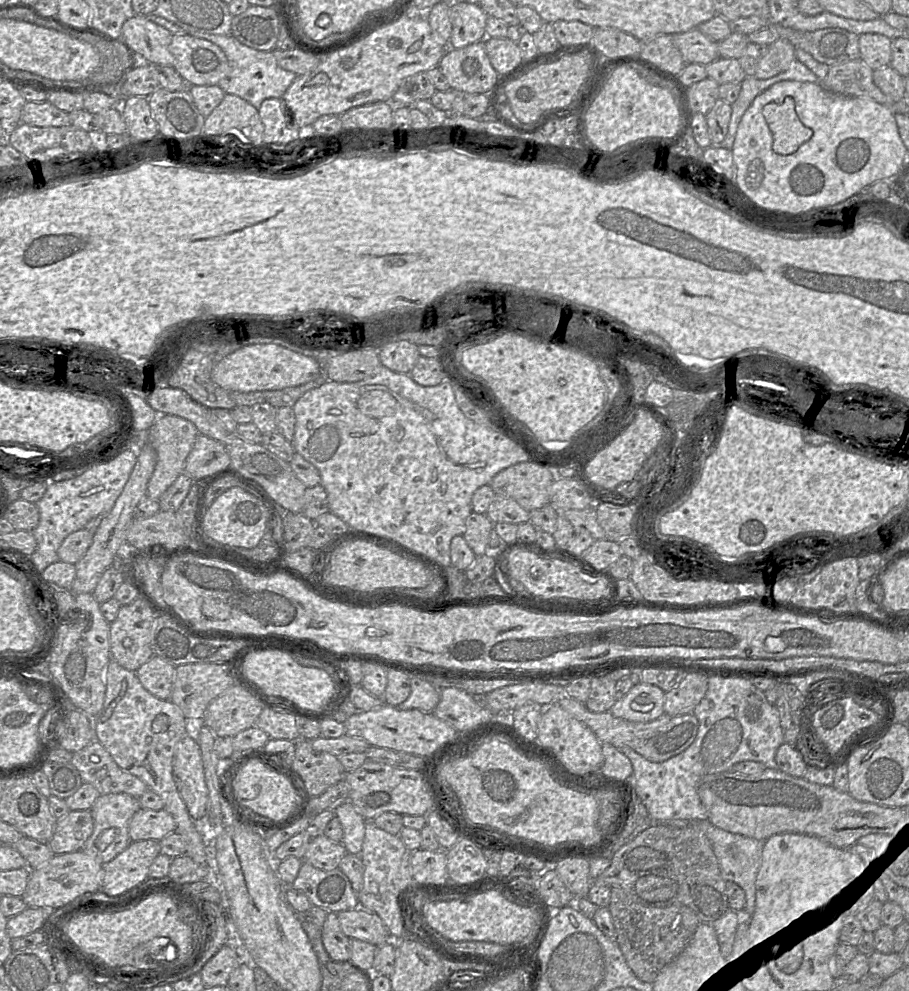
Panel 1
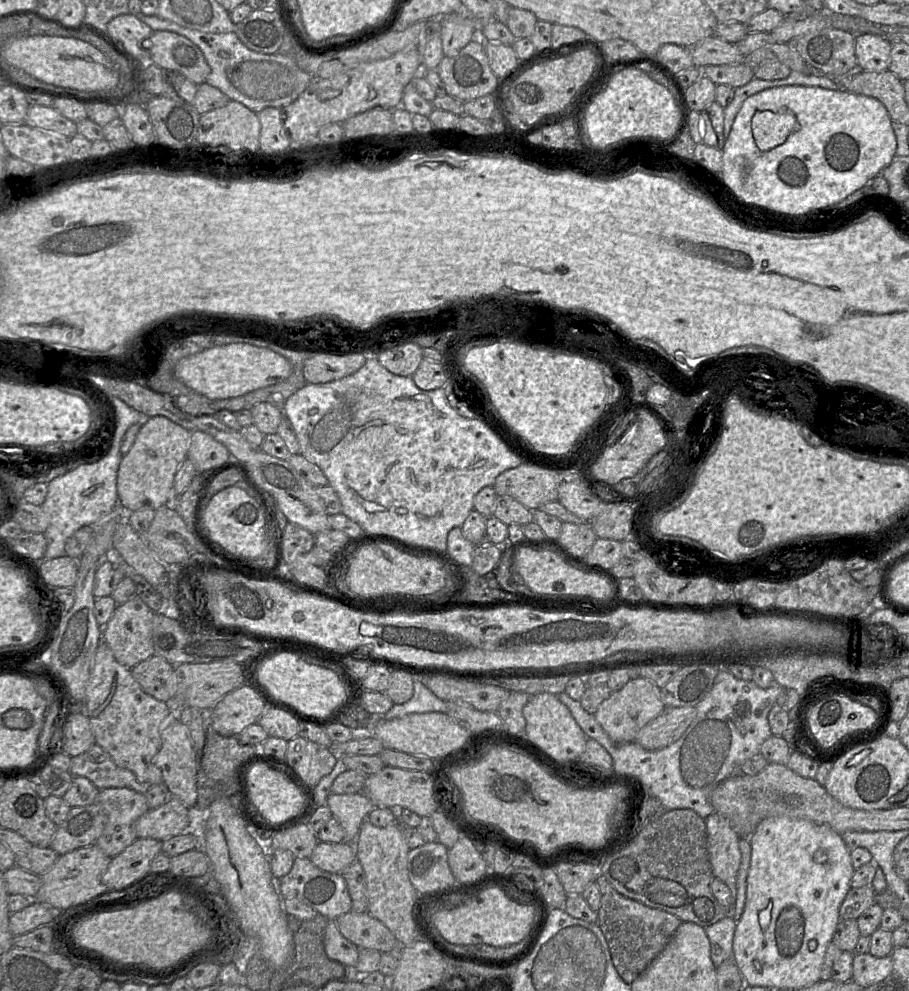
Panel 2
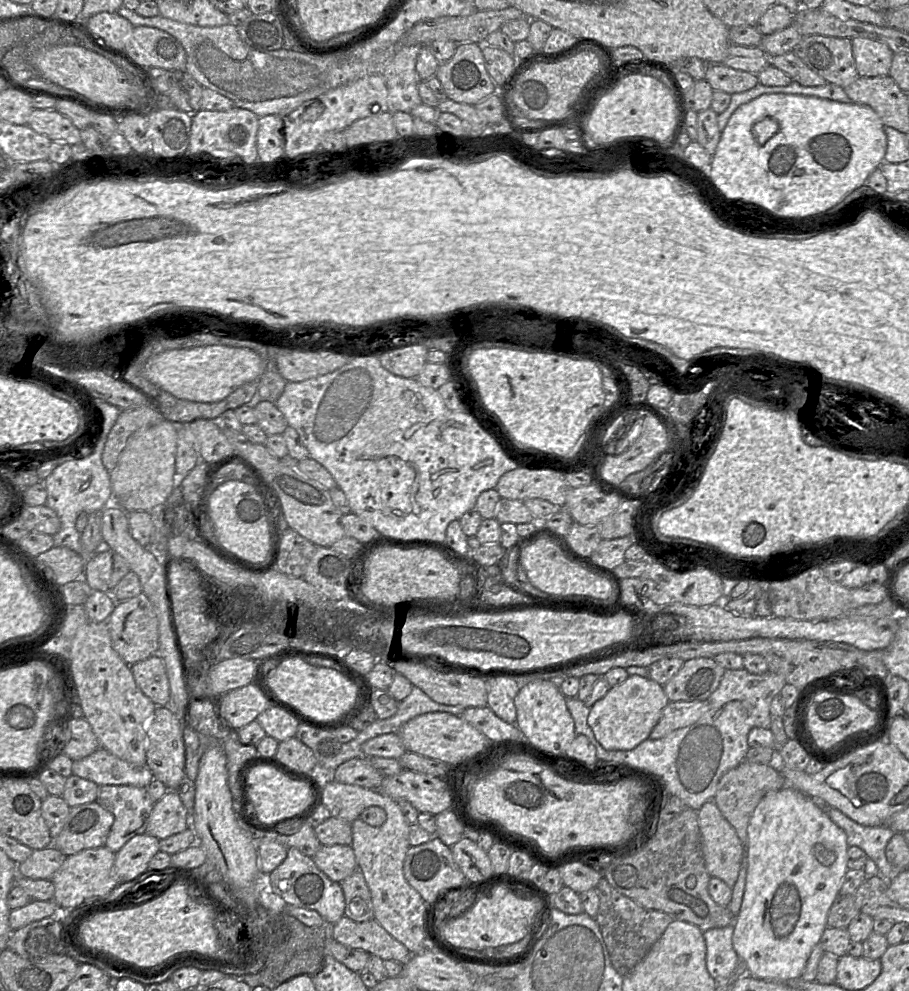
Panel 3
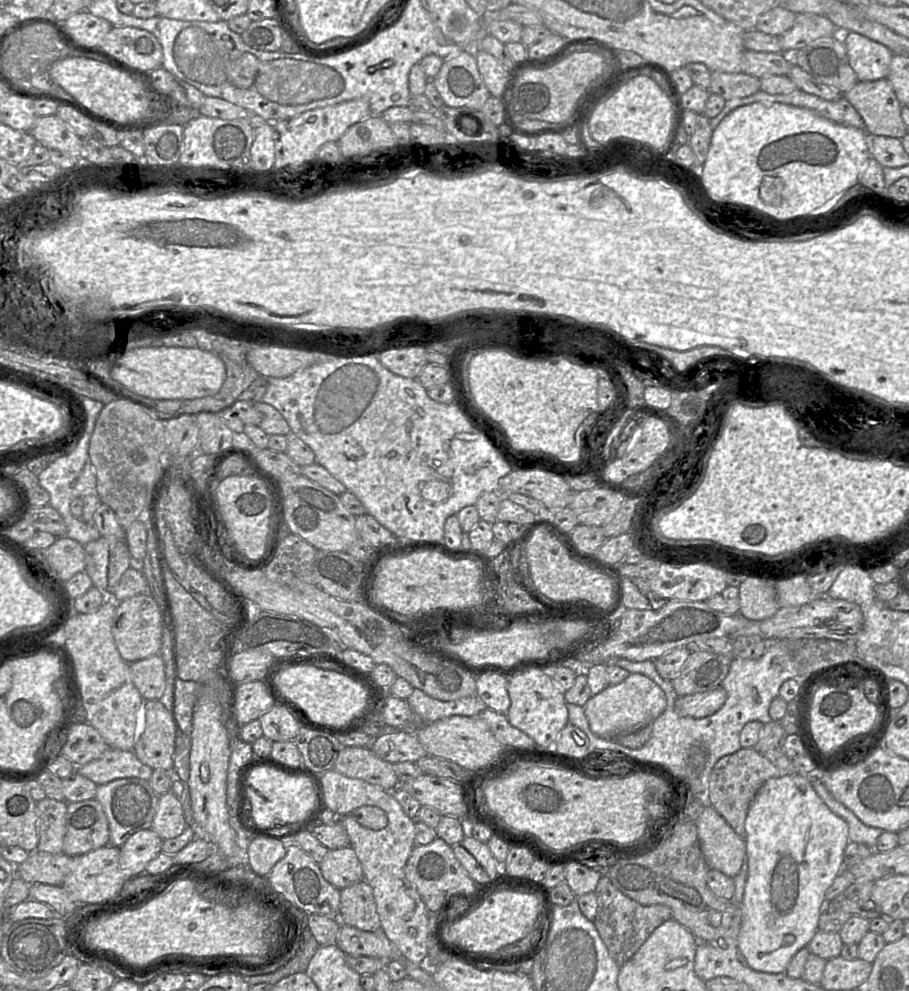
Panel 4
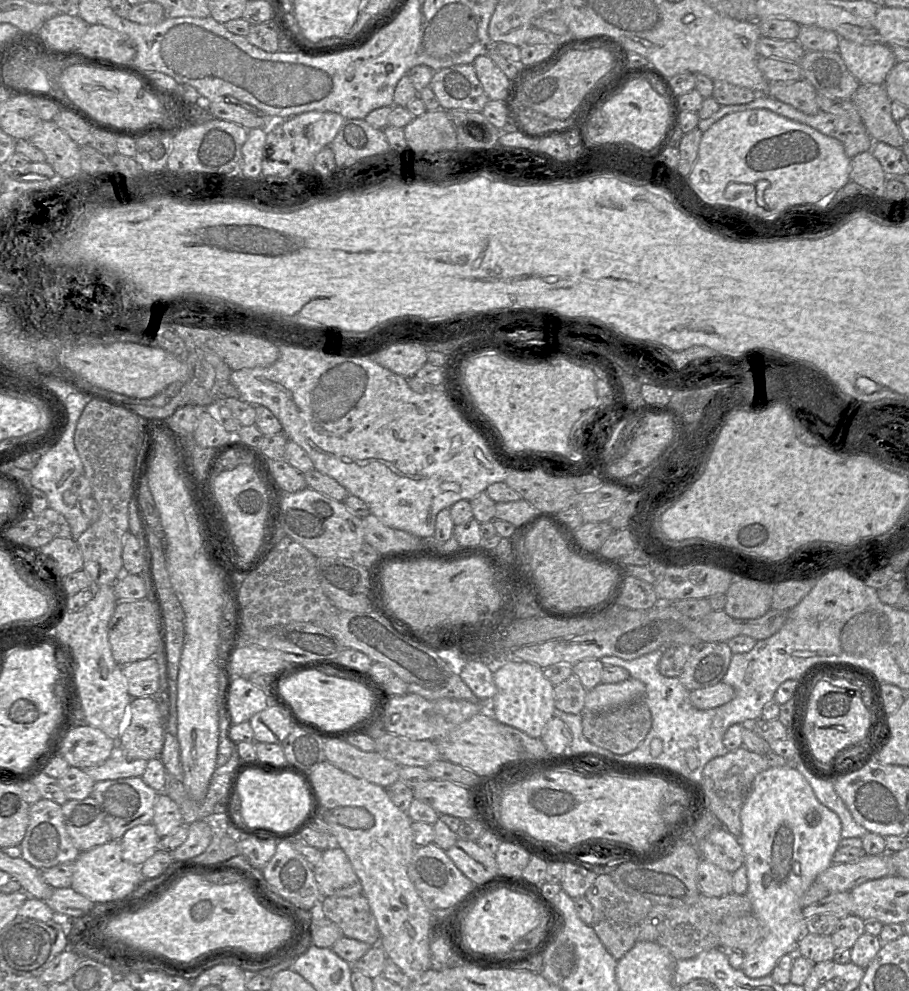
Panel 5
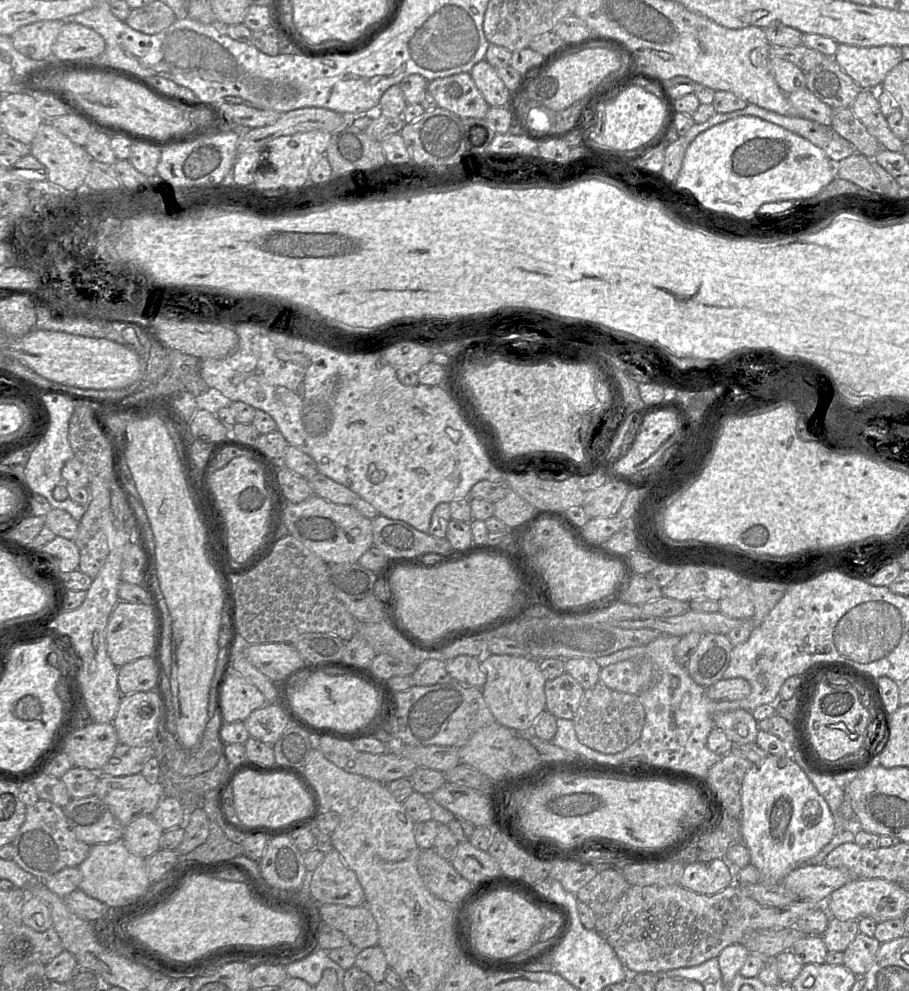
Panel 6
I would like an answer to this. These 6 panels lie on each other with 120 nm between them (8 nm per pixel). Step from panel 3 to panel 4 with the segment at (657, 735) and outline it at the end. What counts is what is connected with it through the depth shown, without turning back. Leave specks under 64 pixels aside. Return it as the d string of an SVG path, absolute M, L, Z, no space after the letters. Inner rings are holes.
M719 685L709 691L678 696L674 710L680 717L703 718L718 711L726 699L726 691Z

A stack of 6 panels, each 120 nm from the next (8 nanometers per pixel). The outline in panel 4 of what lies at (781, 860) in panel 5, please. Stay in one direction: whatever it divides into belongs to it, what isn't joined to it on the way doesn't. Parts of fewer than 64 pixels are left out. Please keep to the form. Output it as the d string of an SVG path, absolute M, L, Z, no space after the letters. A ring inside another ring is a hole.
M800 774L782 775L770 778L763 783L756 793L745 819L745 845L748 863L747 880L744 895L740 904L742 911L742 924L737 938L738 950L744 957L745 964L754 971L777 974L785 973L791 958L801 949L807 947L813 936L818 931L818 921L821 914L821 906L825 900L825 893L834 879L843 870L844 851L849 843L847 823L829 810L814 791L811 782L817 777L804 777Z

